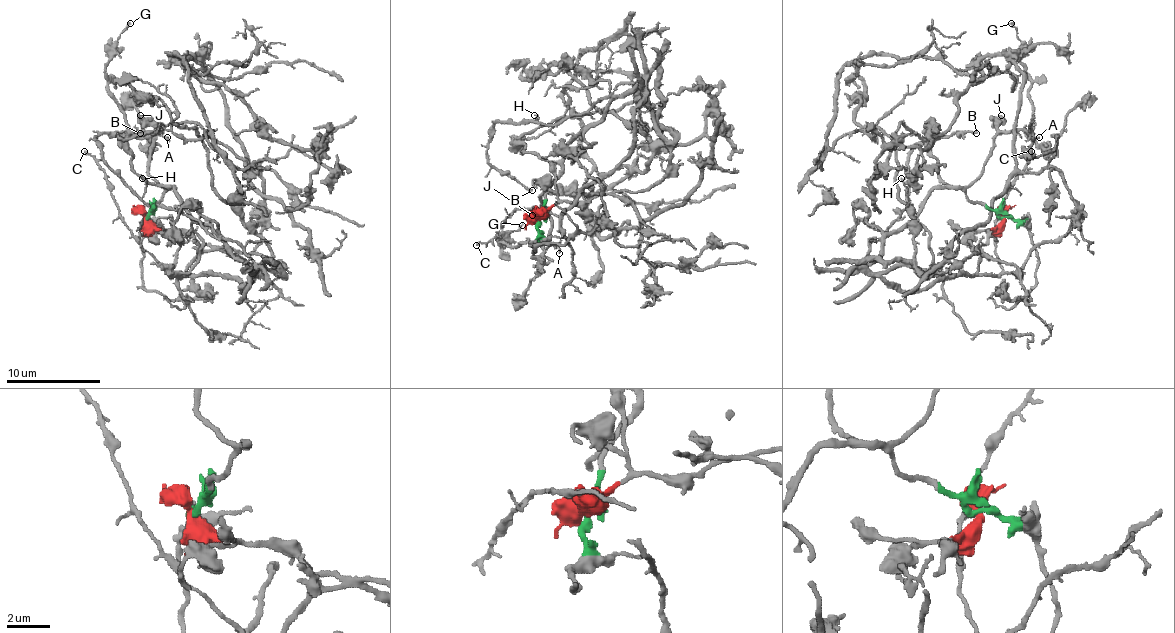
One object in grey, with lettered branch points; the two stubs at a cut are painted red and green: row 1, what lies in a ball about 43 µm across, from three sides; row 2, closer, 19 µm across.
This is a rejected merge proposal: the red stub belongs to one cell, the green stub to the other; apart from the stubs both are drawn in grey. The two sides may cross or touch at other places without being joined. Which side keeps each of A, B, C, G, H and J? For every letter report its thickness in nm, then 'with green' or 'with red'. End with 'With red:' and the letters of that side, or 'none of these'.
A: 90 nm thick; with green
B: 190 nm thick; with red
C: 120 nm thick; with red
G: 160 nm thick; with green
H: 140 nm thick; with red
J: 400 nm thick; with green
With red: B, C, H

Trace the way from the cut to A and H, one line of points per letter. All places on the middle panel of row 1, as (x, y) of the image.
A: (538, 217), (548, 186), (555, 179), (541, 193), (550, 222), (548, 243), (559, 248), (559, 252)
H: (538, 217), (533, 210), (566, 210), (623, 158), (647, 80), (618, 85), (585, 113), (552, 125), (533, 115)

